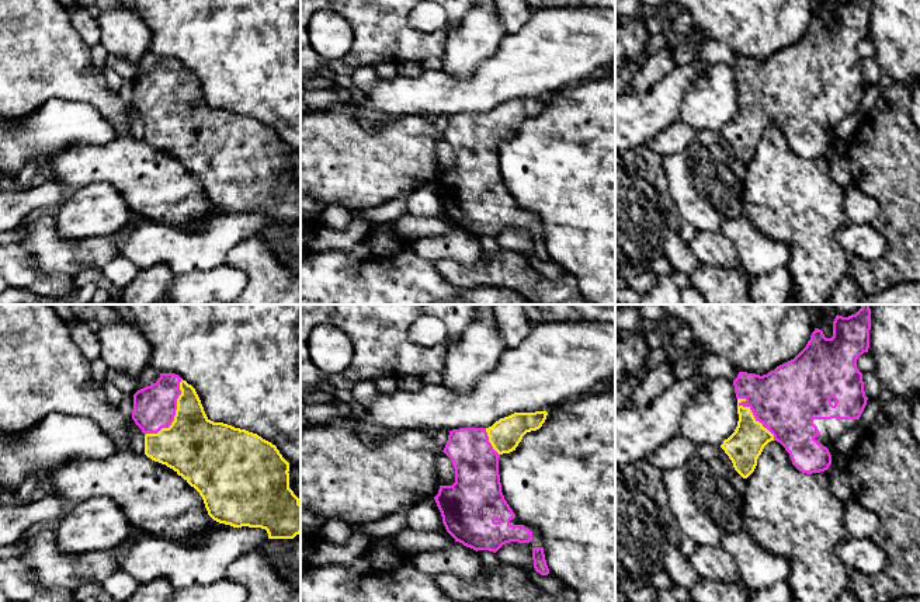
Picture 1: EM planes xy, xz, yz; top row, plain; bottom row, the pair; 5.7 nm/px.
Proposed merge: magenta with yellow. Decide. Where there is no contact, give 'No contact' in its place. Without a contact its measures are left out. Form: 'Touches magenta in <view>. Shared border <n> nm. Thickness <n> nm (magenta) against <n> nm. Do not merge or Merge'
Touches magenta in xy. Shared border 380 nm. Thickness 240 nm (magenta) against 360 nm. Merge

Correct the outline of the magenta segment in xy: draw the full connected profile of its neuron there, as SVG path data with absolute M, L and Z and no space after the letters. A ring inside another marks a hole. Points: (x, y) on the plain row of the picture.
M160 59L156 69L133 80L132 105L145 119L145 140L166 150L194 173L208 201L233 213L261 213L268 225L301 219L301 188L289 174L289 149L257 119L211 107L195 74L176 59Z

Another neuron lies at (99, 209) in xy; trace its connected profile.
M108 182L72 189L55 216L62 239L80 240L119 232L133 219L122 195Z

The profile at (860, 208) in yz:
M854 182L844 189L843 206L851 225L871 225L881 213L881 203L862 192Z

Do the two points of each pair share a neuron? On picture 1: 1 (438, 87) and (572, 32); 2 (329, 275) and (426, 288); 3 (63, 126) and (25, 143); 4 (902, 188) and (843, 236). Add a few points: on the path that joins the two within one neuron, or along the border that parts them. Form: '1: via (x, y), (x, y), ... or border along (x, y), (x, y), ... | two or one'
1: via (472, 87), (488, 87), (538, 59) | one
2: via (353, 288), (402, 288) | one
3: via (54, 126), (35, 138) | one
4: border along (871, 223), (885, 237), (886, 251), (884, 256) | two

